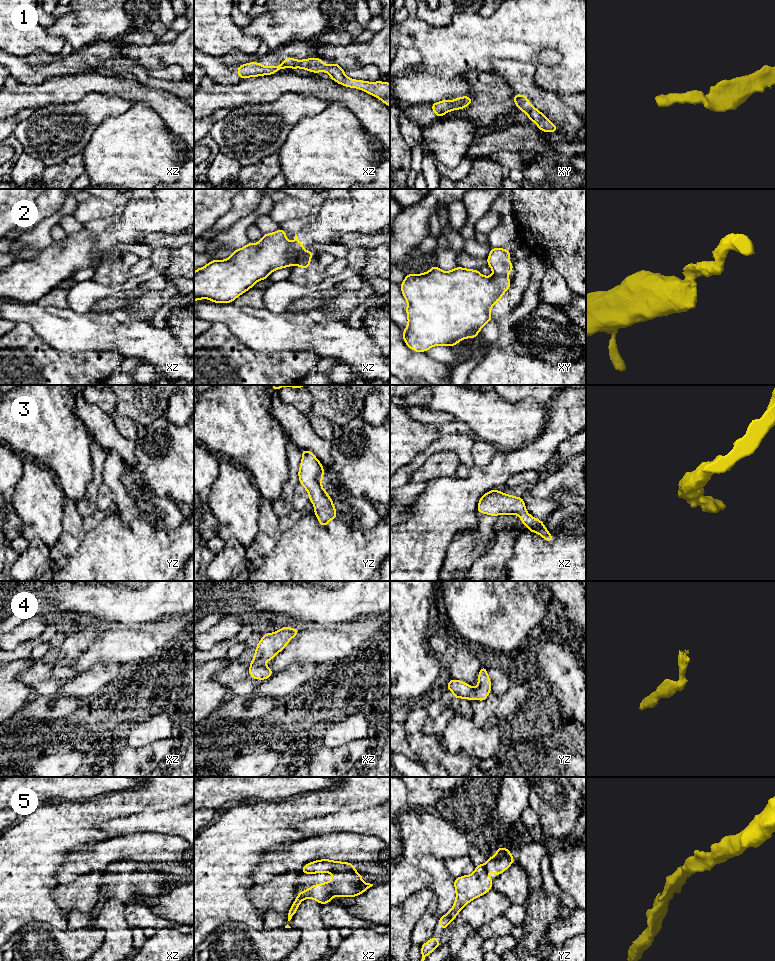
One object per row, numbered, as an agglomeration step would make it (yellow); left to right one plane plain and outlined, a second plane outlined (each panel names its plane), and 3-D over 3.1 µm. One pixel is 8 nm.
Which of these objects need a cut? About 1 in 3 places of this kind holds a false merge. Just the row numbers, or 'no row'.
2

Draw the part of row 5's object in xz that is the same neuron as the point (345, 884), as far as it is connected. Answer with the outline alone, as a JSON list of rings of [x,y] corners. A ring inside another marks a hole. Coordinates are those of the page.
[[[320,859],[304,865],[301,872],[303,874],[330,873],[333,879],[300,891],[287,912],[288,921],[296,914],[300,903],[304,899],[314,899],[323,905],[330,903],[335,896],[356,897],[373,886],[373,884],[364,883],[362,874],[358,873],[354,864],[349,862]]]

